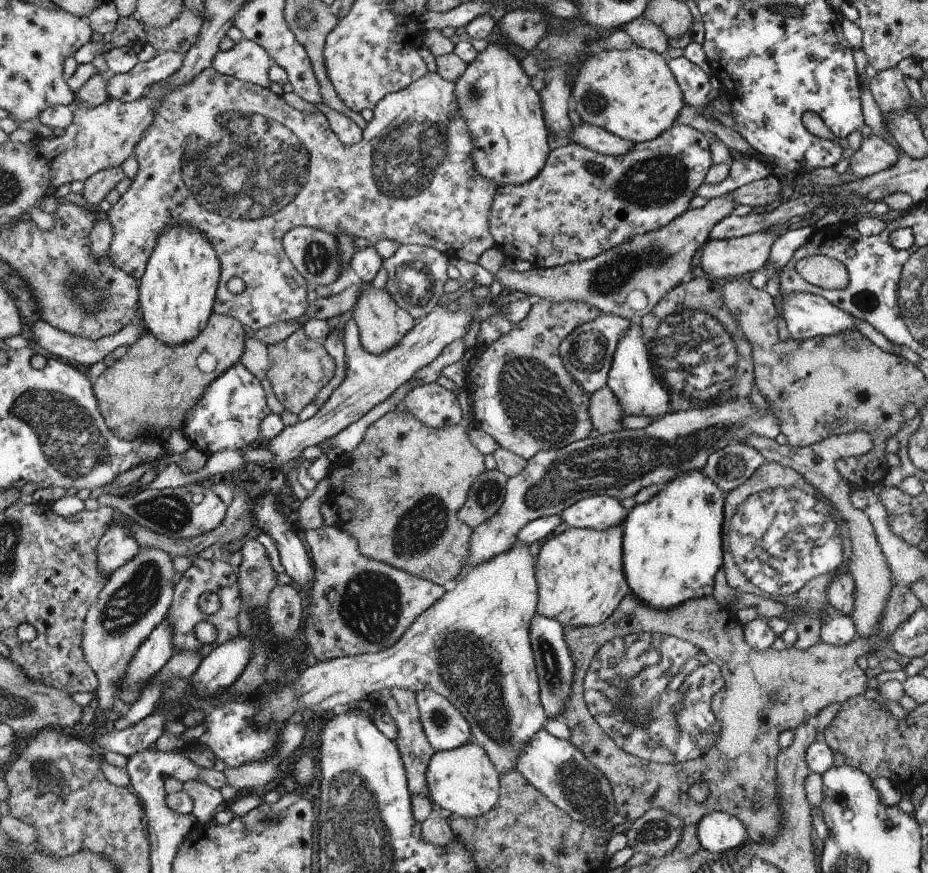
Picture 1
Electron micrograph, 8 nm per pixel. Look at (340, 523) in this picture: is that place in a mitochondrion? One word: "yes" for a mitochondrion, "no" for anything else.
no

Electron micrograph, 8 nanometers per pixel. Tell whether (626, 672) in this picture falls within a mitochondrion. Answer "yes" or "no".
yes

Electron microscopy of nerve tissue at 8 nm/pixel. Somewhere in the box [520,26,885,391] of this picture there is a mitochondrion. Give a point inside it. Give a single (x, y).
(653, 181)

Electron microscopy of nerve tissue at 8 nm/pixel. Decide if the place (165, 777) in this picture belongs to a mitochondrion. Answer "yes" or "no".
no

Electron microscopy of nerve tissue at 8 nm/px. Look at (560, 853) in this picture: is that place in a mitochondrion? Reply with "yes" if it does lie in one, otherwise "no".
no

